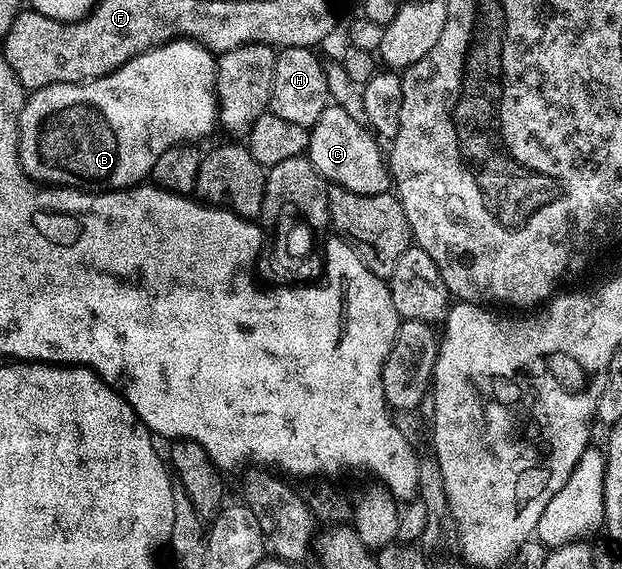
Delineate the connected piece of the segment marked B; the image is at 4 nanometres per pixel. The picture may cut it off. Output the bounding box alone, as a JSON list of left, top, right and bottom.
[17,58,219,192]

